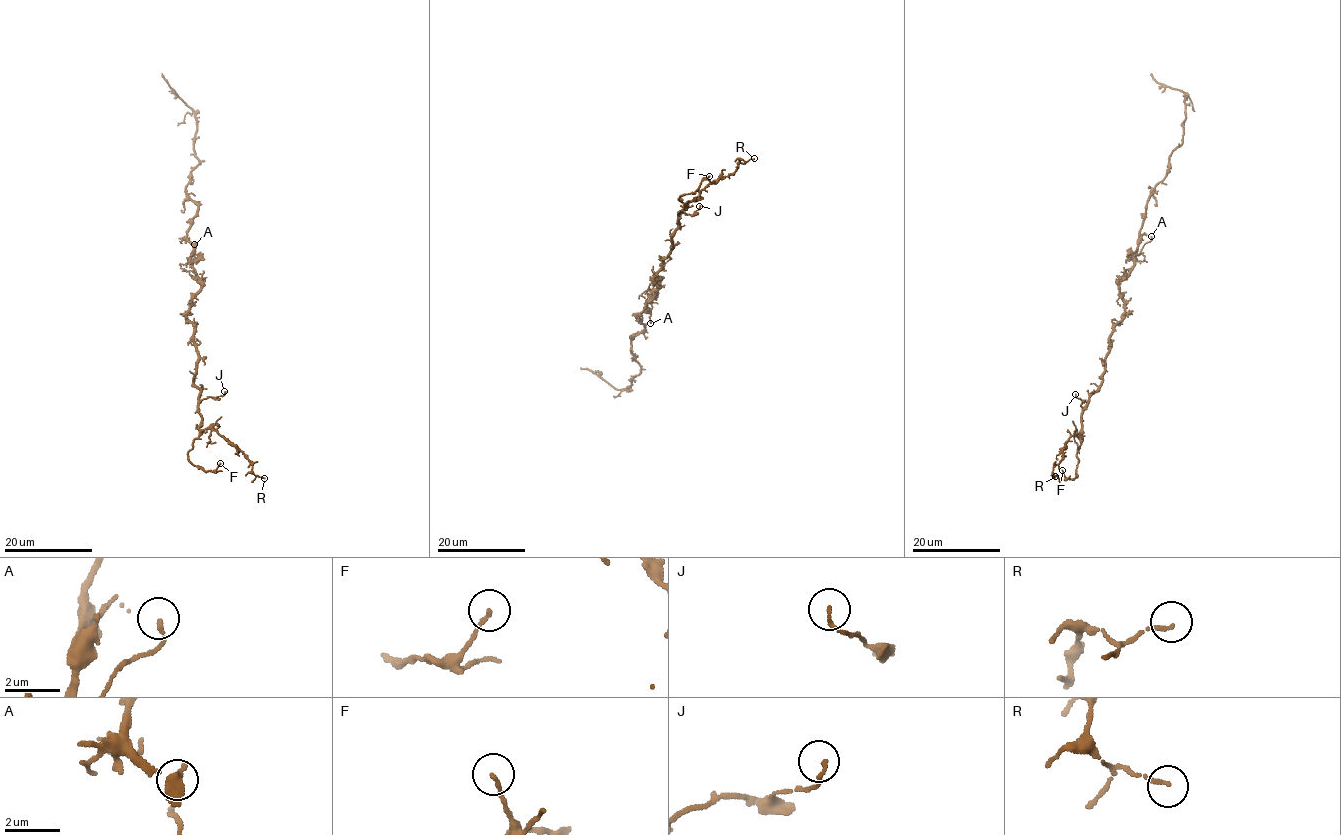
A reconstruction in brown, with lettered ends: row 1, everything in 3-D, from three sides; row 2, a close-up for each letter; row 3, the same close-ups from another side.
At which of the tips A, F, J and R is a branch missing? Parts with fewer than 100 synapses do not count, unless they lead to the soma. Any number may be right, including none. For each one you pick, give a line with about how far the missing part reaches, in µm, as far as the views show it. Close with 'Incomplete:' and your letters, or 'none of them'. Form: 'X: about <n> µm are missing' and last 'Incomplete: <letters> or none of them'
Incomplete: none of them

